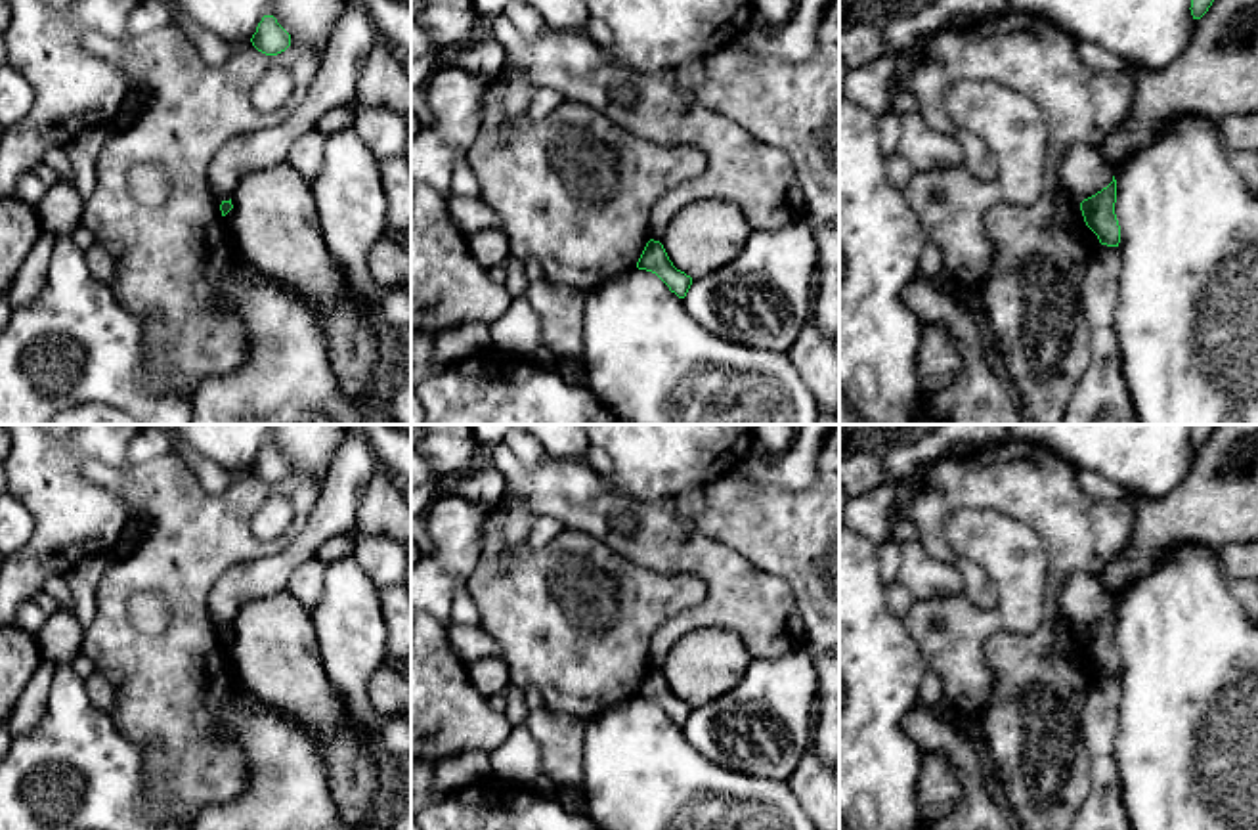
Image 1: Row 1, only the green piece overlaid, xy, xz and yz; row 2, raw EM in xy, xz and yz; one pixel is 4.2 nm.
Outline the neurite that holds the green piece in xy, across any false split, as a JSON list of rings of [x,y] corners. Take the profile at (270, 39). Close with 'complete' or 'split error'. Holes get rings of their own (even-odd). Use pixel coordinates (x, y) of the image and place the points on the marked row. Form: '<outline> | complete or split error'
[[[264,15],[250,42],[258,52],[277,55],[291,46],[291,34],[277,23],[273,15]]] | complete

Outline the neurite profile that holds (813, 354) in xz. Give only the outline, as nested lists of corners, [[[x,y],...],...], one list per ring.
[[[811,316],[788,350],[801,381],[814,396],[820,415],[839,415],[839,354]]]

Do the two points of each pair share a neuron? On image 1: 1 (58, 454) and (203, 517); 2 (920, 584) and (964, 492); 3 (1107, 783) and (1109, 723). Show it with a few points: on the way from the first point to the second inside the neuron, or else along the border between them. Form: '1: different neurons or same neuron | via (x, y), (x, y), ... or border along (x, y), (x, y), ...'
1: different neurons | border along (79, 465), (86, 459), (102, 459), (125, 467)
2: different neurons | border along (916, 538), (960, 574), (962, 589)
3: same neuron | via (1104, 767), (1104, 739)

